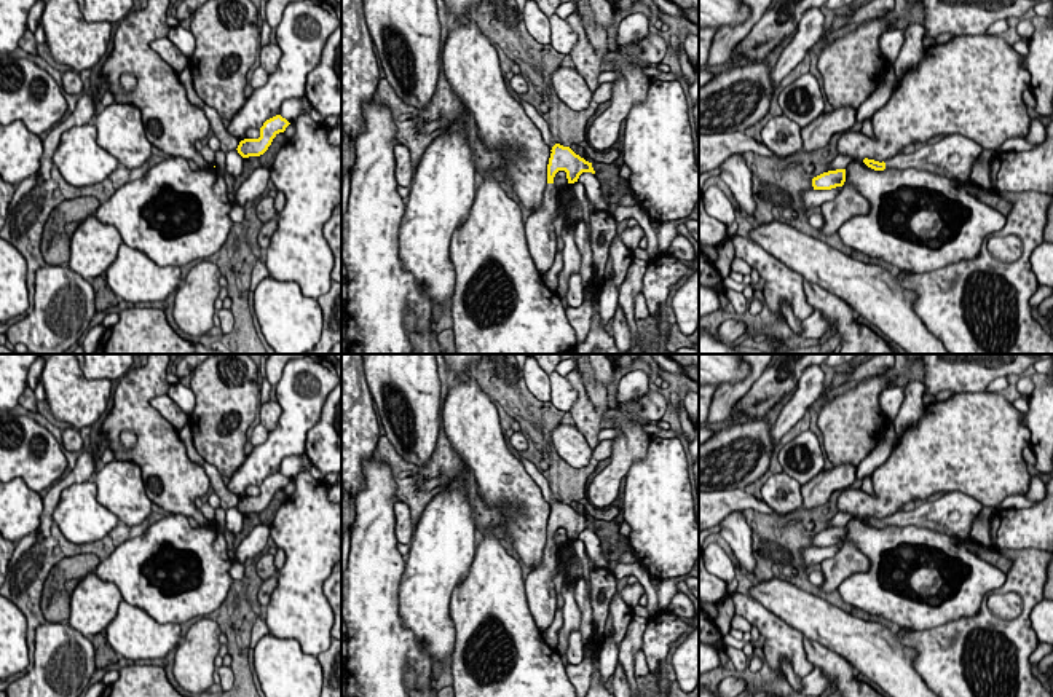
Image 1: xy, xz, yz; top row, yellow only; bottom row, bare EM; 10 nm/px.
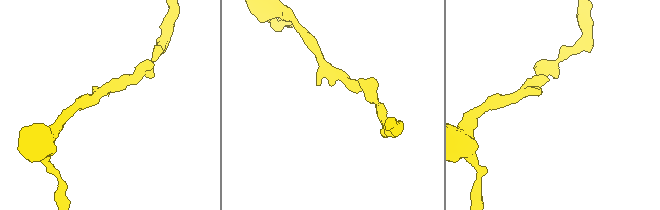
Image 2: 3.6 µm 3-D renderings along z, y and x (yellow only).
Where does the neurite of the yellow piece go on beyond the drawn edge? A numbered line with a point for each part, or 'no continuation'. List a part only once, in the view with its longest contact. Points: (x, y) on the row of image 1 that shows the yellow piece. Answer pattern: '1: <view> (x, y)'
1: xz (541, 240)

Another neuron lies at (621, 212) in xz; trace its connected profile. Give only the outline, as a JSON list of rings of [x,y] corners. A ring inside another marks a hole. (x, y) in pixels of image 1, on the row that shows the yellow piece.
[[[640,204],[632,206],[632,207],[619,206],[611,214],[613,214],[616,223],[629,220],[629,219],[635,219],[638,222],[638,225],[643,228],[643,231],[646,233],[646,238],[648,238],[646,252],[648,252],[649,258],[656,258],[661,254],[659,252],[657,231],[654,231],[651,228],[651,219],[641,209]]]

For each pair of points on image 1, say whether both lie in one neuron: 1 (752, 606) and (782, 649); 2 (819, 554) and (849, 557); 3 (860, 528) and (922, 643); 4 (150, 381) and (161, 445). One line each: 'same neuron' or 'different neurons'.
1: same neuron
2: different neurons
3: different neurons
4: same neuron

